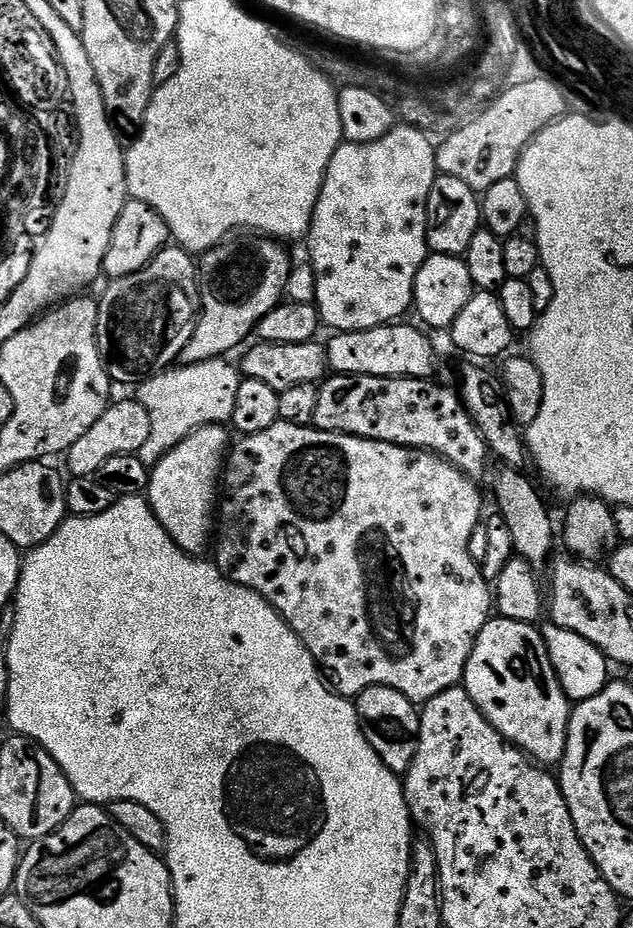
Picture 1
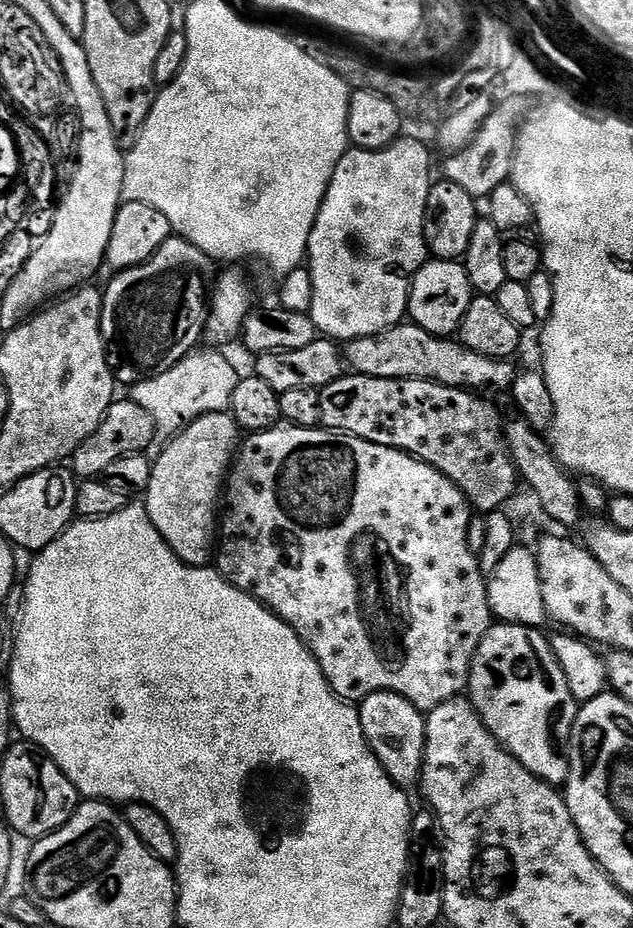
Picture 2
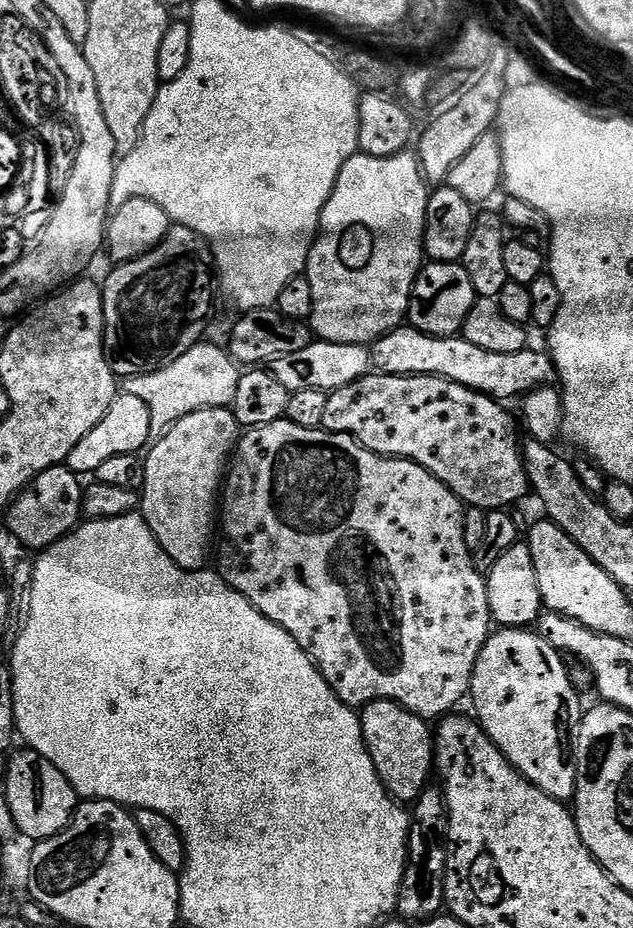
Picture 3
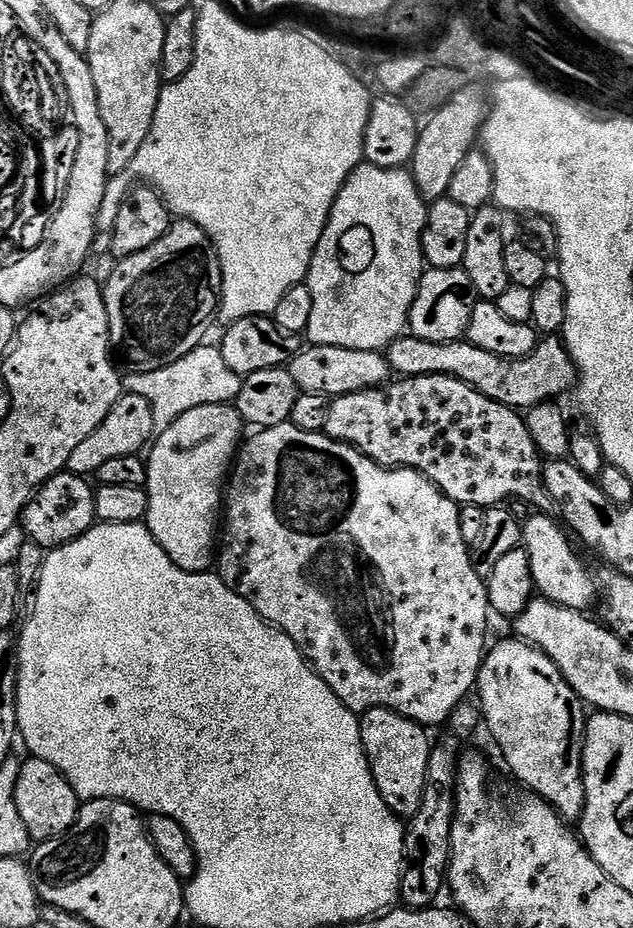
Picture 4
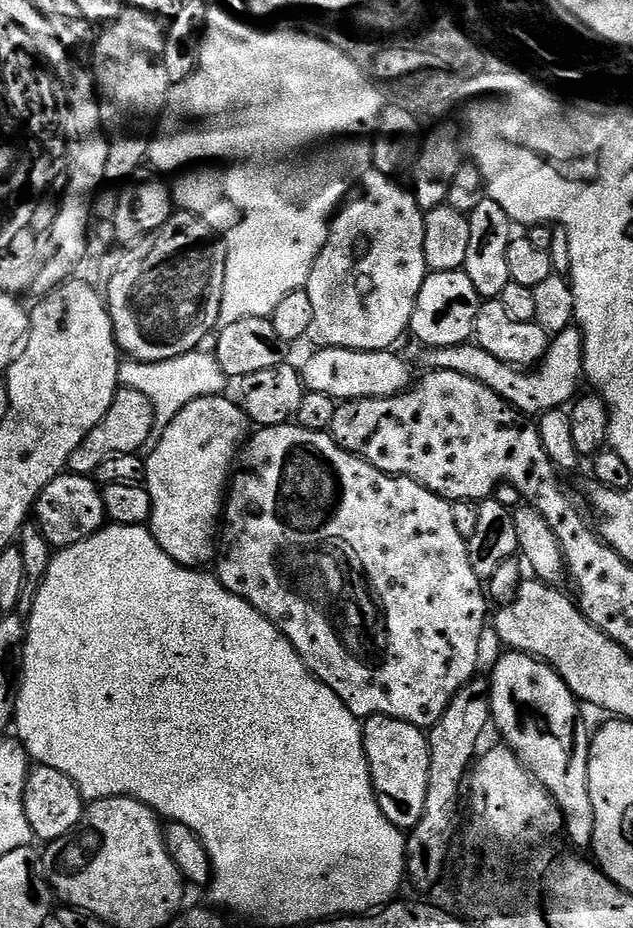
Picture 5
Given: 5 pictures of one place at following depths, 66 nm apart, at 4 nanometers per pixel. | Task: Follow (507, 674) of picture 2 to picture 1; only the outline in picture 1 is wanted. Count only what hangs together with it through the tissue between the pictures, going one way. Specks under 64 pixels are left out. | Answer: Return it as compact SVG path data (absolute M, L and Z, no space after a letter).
M489 619L474 642L462 686L477 710L505 740L541 766L559 765L566 750L568 719L572 716L573 705L547 657L539 627L522 621Z

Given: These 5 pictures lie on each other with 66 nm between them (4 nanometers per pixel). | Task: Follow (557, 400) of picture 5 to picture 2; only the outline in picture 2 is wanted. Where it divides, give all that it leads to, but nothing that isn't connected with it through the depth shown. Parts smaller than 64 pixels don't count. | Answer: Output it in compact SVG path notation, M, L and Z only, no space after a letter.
M401 322L377 336L349 340L346 344L346 364L353 373L395 380L433 380L451 388L468 390L511 389L518 375L518 368L512 363L511 359L495 360L478 354L459 339L435 336L411 322Z

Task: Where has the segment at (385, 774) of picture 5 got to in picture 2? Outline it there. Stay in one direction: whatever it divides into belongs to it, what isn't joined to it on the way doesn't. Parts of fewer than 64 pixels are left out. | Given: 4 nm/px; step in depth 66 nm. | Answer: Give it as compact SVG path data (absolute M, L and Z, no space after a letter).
M375 692L359 701L358 711L366 742L378 758L382 770L401 786L415 785L420 778L424 765L424 747L426 746L426 716L415 708L404 696L393 692Z

